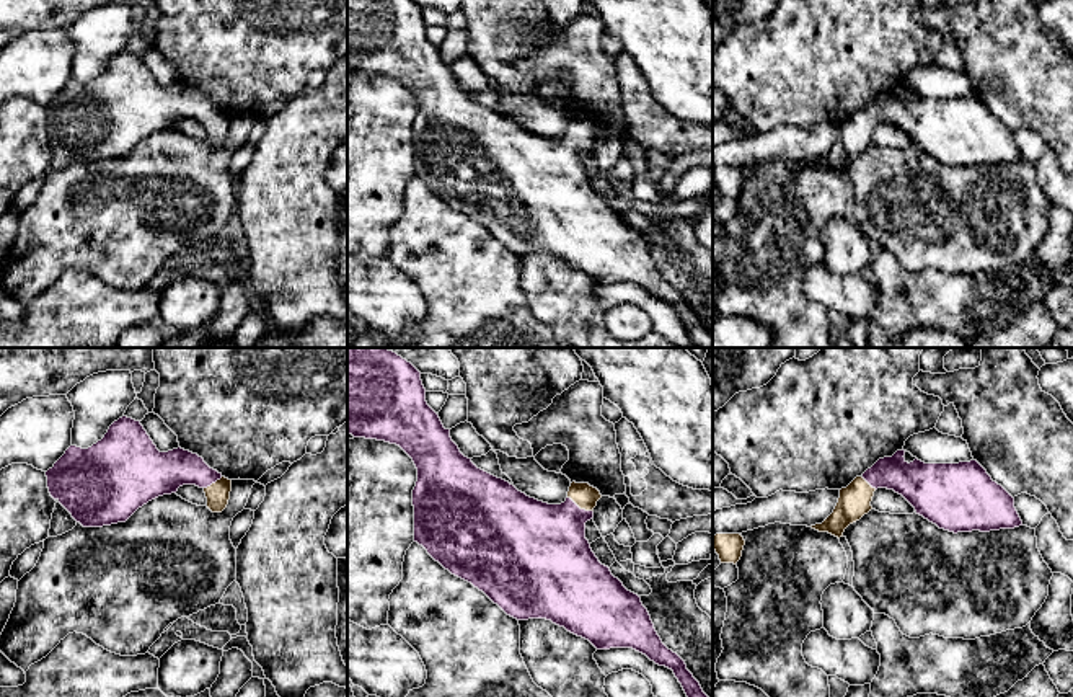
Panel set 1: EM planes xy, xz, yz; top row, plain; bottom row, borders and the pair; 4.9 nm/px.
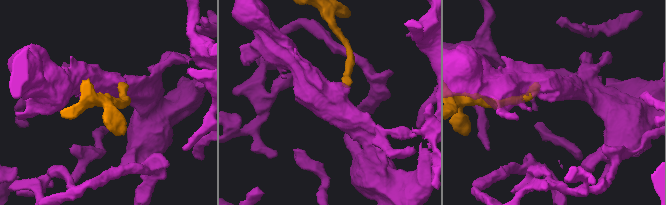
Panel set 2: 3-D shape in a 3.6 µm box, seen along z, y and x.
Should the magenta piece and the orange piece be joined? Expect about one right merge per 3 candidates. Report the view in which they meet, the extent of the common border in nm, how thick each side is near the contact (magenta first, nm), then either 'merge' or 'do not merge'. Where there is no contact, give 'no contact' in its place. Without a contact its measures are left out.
xz | 150 nm | 400/120 nm | merge

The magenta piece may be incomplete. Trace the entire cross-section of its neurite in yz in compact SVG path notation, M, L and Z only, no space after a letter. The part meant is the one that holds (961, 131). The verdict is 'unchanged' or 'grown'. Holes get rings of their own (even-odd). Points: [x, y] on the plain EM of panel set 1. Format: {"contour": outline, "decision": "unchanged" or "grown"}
{"contour": "M897 85L892 91L879 93L861 111L856 111L846 122L840 124L838 137L833 147L822 157L810 160L819 166L828 166L843 171L845 163L868 149L872 140L872 131L877 122L894 124L902 129L916 145L939 163L949 166L990 166L1000 163L1014 163L1022 155L1014 142L1014 132L977 96L959 98L925 98L918 93L905 95L905 85Z", "decision": "grown"}

